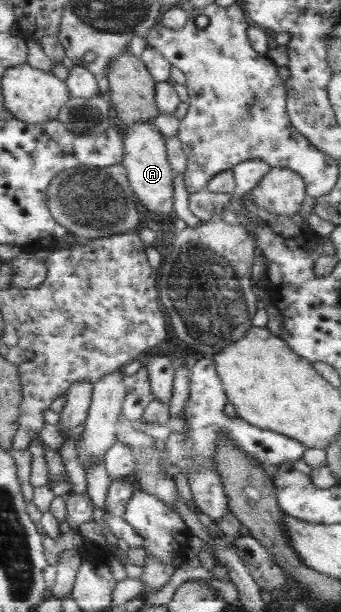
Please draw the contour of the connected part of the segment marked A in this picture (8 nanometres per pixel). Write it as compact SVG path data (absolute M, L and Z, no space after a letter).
M135 122L128 126L125 133L126 158L122 163L127 167L131 183L140 201L150 211L158 215L171 215L175 207L175 169L169 159L168 136L161 128L151 122Z

